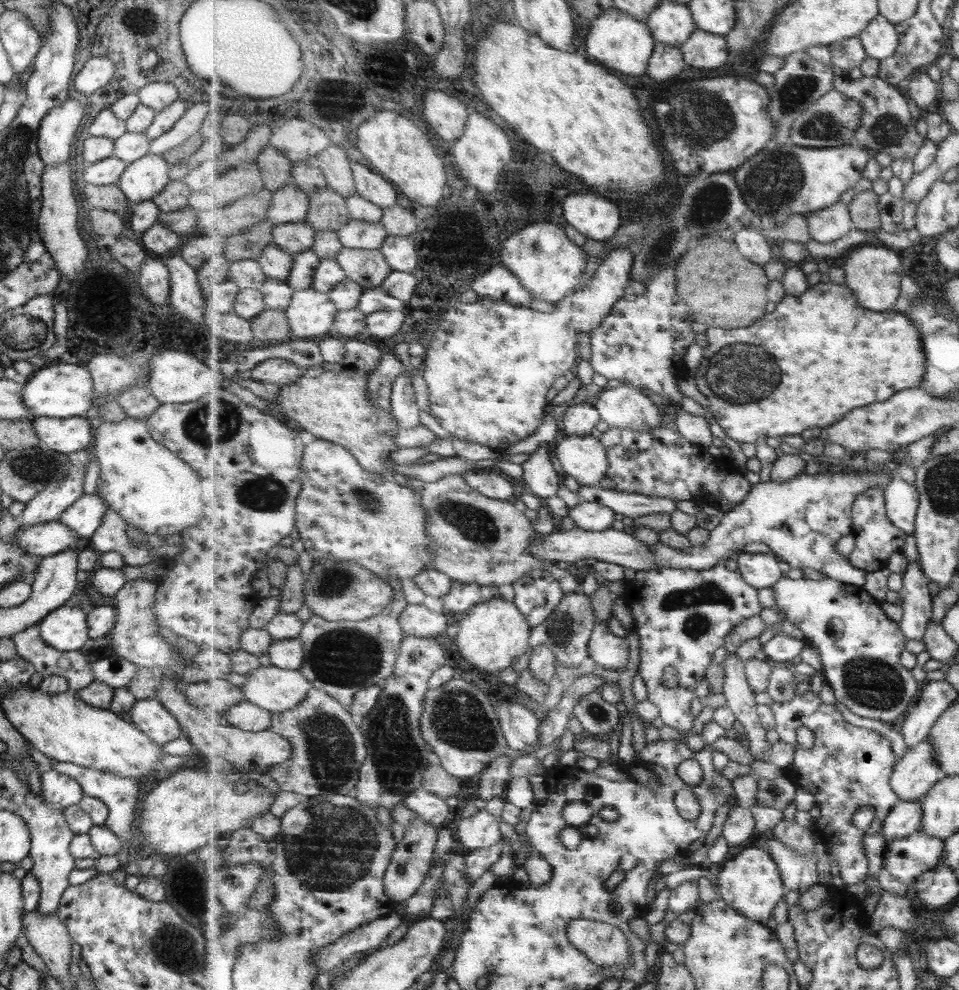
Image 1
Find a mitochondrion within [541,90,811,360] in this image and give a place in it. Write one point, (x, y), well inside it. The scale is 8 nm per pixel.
(711, 203)

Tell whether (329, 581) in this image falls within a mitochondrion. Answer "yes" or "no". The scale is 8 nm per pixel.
yes

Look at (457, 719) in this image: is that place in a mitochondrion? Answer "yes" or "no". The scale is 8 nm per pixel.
yes

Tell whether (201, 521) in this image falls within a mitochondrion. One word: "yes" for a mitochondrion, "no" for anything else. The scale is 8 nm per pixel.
no

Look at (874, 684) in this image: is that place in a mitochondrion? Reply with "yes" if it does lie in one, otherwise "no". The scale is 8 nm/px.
yes

